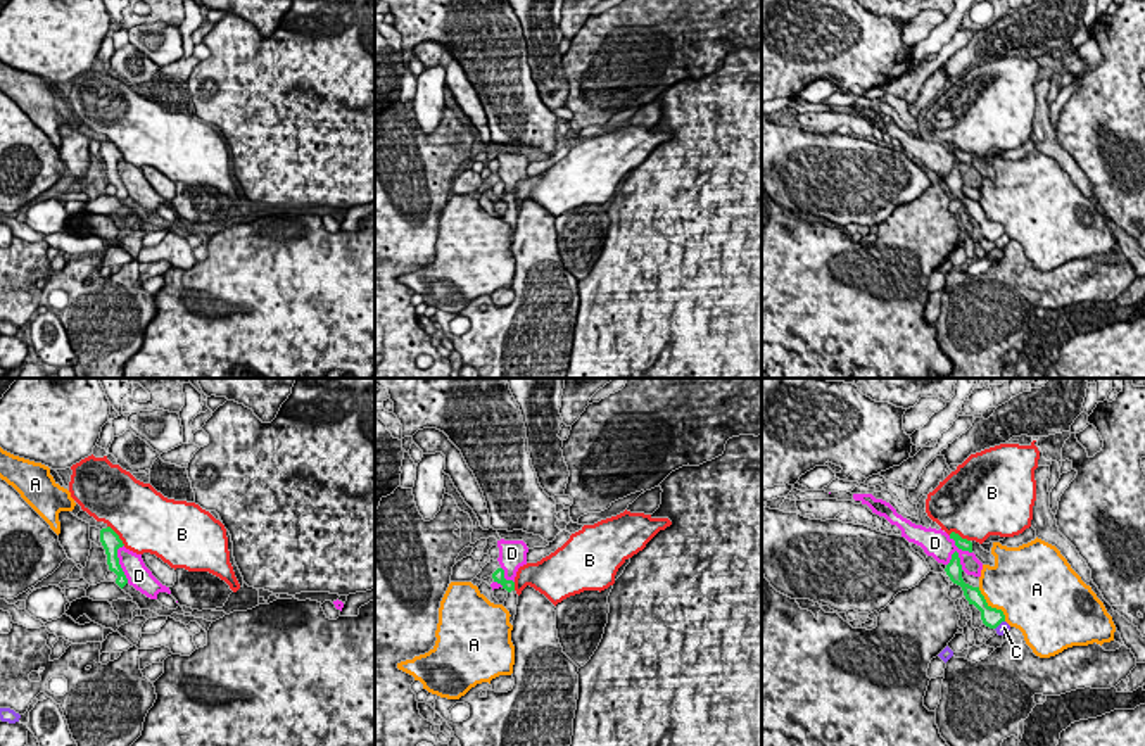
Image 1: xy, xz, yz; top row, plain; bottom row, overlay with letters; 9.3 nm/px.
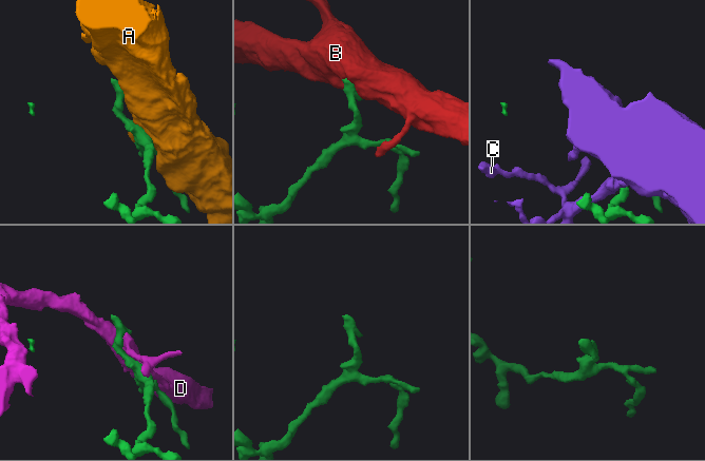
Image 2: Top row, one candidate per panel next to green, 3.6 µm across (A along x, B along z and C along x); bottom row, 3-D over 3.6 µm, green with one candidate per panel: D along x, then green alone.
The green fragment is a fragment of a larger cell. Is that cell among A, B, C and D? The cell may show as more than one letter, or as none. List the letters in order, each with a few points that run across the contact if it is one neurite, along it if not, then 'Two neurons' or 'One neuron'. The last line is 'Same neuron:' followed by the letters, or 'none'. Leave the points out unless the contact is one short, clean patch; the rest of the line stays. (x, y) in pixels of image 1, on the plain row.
A: Two neurons
B: Two neurons
C: Two neurons
D: Two neurons
Same neuron: none

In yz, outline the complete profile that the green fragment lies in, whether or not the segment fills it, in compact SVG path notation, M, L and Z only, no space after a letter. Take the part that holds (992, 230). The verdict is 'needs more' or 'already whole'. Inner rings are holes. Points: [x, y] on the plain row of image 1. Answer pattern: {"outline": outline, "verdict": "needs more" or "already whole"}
{"outline": "M957 164L952 168L952 173L946 178L945 185L953 197L962 200L964 209L969 214L969 218L974 218L981 224L981 233L986 240L996 242L1002 235L1005 235L1003 224L991 221L986 216L984 209L981 207L979 200L972 200L964 195L964 192L962 192L964 183L962 183L960 171L958 171Z", "verdict": "already whole"}

